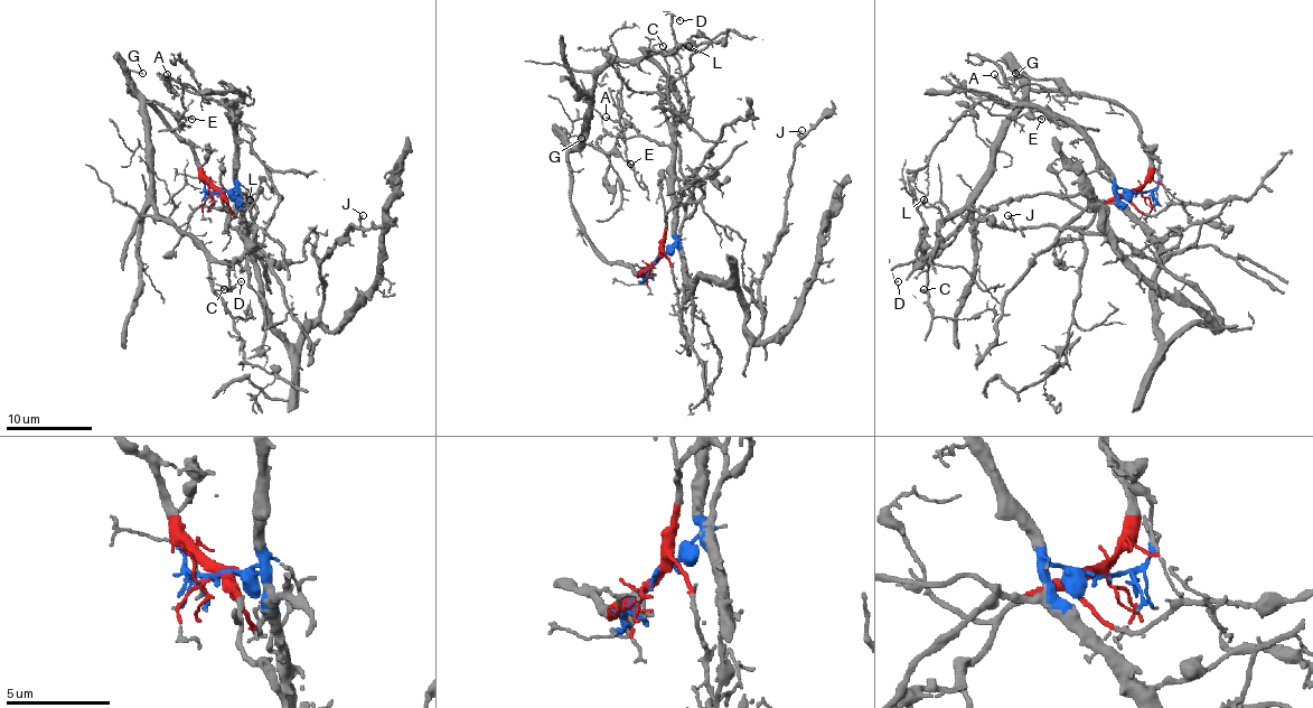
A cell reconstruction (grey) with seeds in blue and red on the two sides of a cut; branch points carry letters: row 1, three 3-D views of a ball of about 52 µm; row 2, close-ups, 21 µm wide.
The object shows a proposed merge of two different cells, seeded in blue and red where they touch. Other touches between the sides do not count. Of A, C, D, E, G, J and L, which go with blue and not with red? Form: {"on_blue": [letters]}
{"on_blue": ["A", "J"]}

